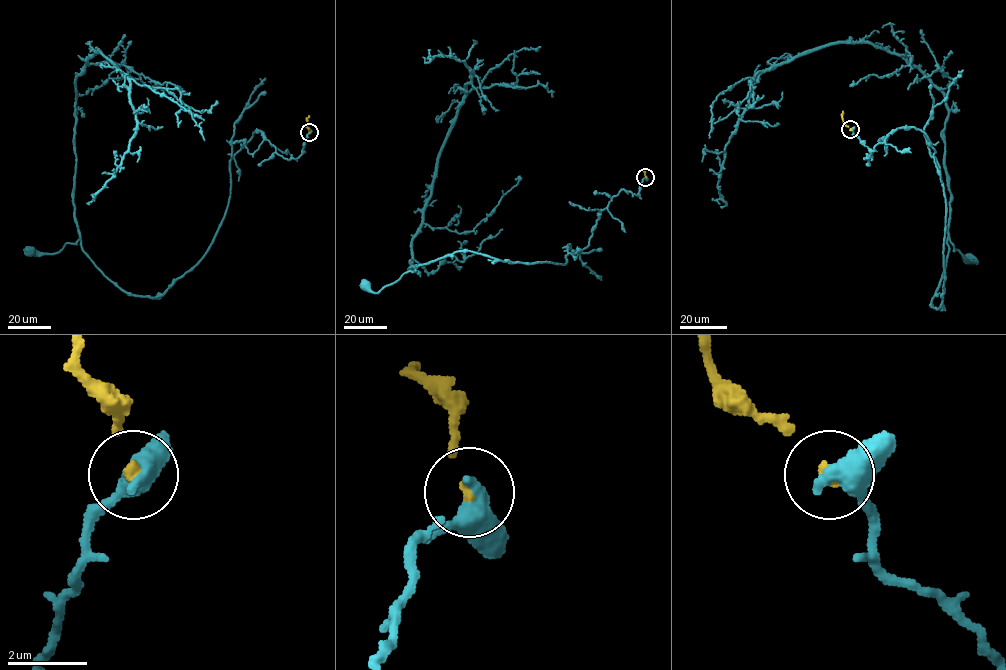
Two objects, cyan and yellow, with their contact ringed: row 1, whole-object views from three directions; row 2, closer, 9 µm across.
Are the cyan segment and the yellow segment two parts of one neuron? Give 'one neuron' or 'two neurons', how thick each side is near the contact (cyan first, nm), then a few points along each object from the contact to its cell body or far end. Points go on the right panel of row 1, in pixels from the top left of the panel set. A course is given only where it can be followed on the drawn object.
two neurons | 440/220 nm | cyan via (850, 129), (865, 159), (899, 128), (921, 130), (934, 150), (945, 231), (933, 307), (948, 238), (970, 259) | yellow via (851, 129), (843, 123), (843, 111)

